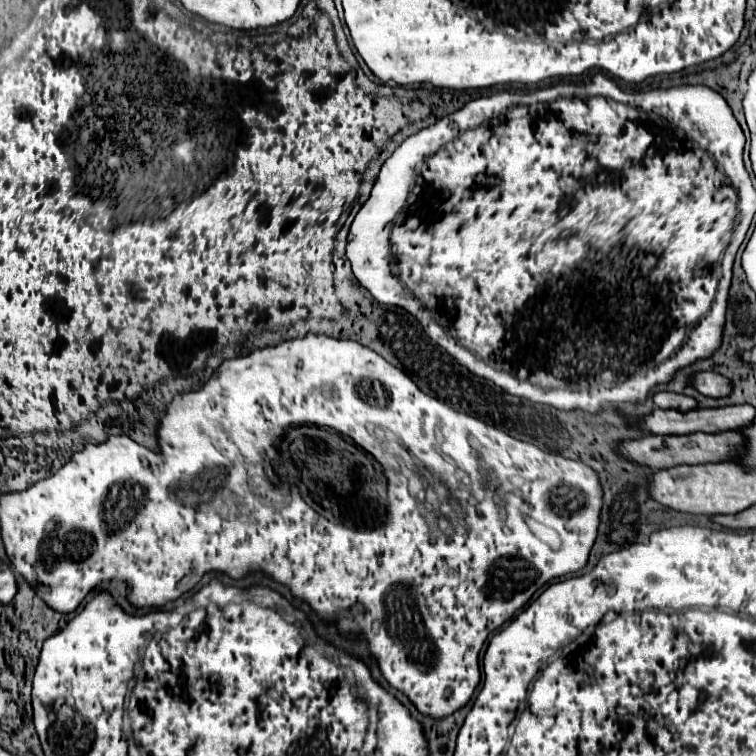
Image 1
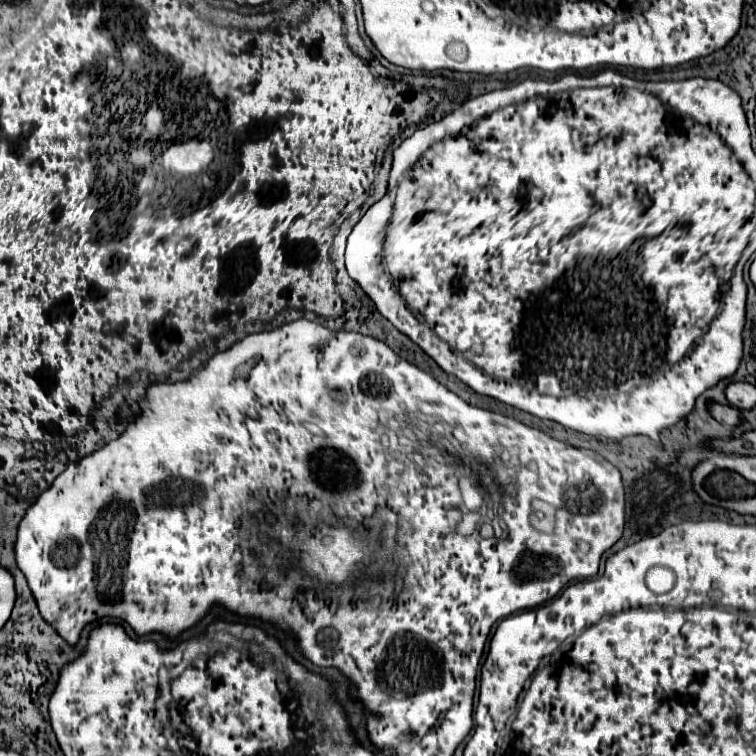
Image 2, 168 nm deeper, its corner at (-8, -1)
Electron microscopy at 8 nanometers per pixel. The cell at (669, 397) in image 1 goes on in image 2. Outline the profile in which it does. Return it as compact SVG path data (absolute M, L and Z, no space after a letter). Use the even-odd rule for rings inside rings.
M708 404L708 412L712 418L716 418L724 426L736 426L740 412L732 406L722 406L722 404Z

